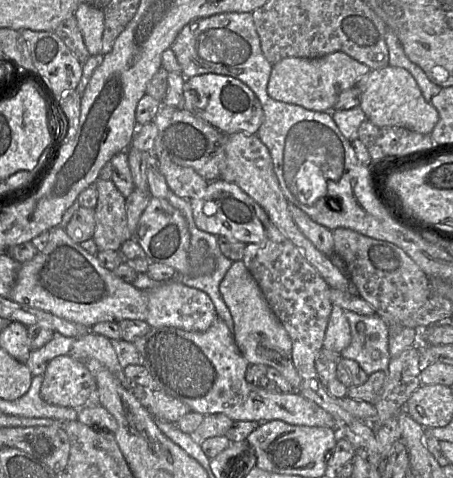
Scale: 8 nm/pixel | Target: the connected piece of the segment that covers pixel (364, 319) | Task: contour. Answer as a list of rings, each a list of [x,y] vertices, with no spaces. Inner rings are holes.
[[[344,310],[350,330],[350,344],[341,351],[344,358],[356,361],[368,374],[385,371],[391,360],[389,354],[389,327],[376,313],[364,316]],[[373,350],[380,352],[380,358],[372,358]]]

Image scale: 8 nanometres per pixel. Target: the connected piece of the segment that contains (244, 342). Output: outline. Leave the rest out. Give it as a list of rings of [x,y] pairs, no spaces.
[[[234,261],[220,283],[219,290],[232,316],[231,331],[243,357],[249,364],[275,368],[296,391],[301,377],[292,359],[292,343],[281,322],[266,301],[258,283],[242,261]]]

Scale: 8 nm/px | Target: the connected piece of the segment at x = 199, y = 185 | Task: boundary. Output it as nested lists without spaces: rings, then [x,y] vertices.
[[[157,157],[157,168],[165,177],[171,192],[178,197],[188,199],[203,192],[209,181],[202,178],[194,169],[180,166],[165,157]]]

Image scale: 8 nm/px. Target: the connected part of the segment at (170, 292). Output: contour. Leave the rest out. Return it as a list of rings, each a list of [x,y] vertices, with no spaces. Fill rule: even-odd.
[[[171,280],[147,291],[148,305],[145,321],[151,328],[174,327],[189,332],[204,332],[217,319],[211,298],[203,291]]]

